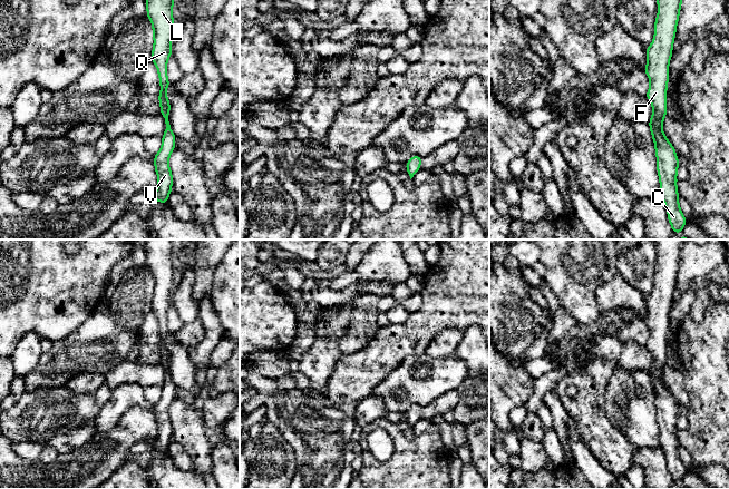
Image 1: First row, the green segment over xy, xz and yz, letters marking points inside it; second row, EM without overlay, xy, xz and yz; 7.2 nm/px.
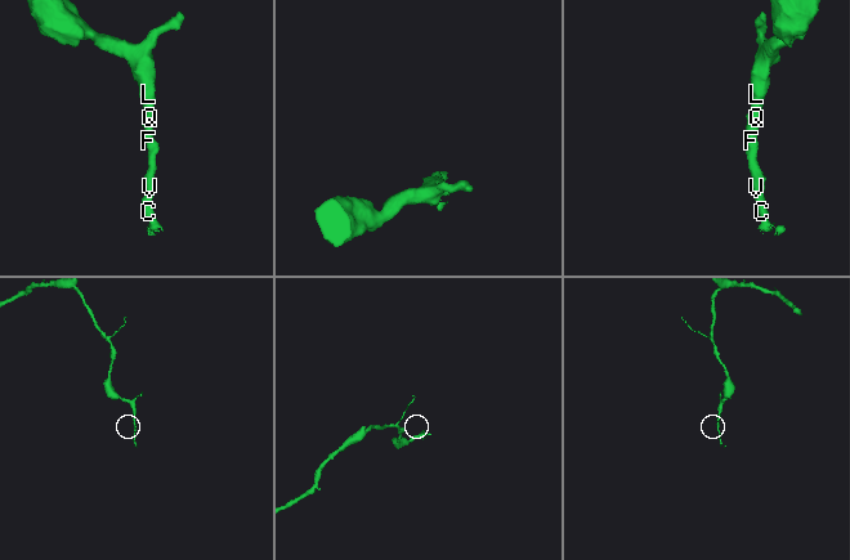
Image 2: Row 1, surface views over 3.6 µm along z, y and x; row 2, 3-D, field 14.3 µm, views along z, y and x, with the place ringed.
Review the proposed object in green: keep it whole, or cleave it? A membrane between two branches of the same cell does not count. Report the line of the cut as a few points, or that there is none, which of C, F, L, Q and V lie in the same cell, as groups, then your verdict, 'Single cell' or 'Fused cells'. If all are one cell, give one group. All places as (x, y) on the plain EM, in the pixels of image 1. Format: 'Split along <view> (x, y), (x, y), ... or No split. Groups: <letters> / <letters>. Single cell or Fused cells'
No split. Groups: C F L Q V. Single cell

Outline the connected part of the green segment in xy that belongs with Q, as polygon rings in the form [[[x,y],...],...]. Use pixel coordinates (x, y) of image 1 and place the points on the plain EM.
[[[146,239],[146,255],[146,265],[152,271],[154,286],[152,312],[155,313],[158,321],[161,333],[158,351],[161,353],[161,364],[164,366],[166,373],[165,382],[162,387],[162,397],[154,405],[154,414],[158,433],[156,442],[152,446],[152,448],[161,451],[162,453],[167,453],[166,451],[172,441],[173,434],[173,426],[168,414],[168,409],[175,399],[176,389],[168,371],[171,353],[166,345],[166,340],[171,334],[167,329],[167,310],[172,305],[173,295],[173,239]]]

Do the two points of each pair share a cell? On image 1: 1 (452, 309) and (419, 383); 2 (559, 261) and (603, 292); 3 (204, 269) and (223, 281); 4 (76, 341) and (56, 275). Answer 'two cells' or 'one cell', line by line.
1: two cells
2: two cells
3: two cells
4: two cells

